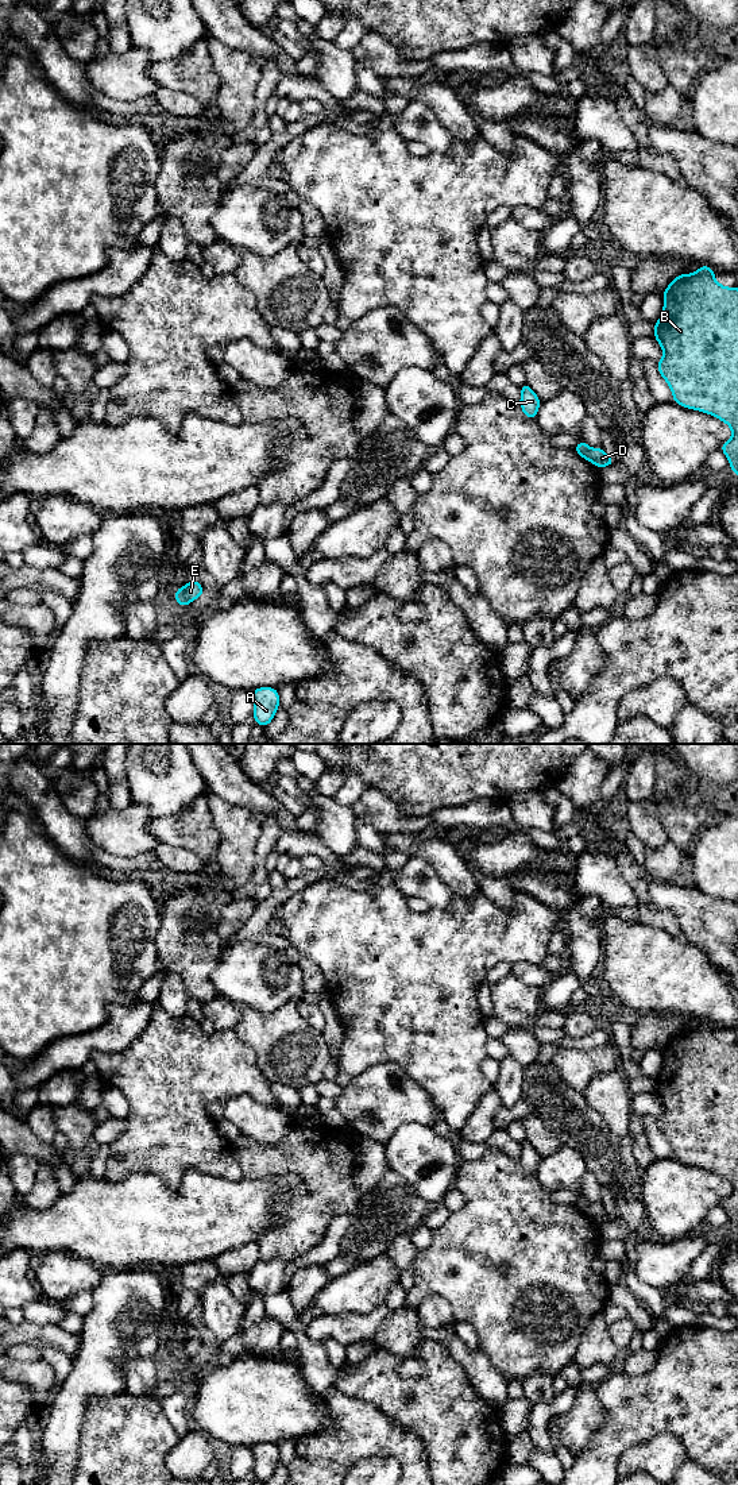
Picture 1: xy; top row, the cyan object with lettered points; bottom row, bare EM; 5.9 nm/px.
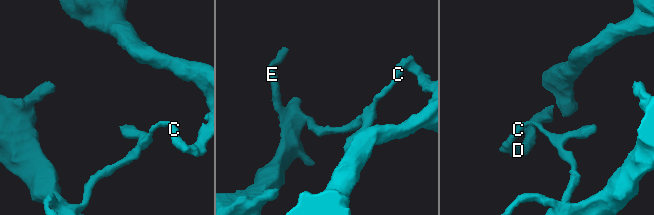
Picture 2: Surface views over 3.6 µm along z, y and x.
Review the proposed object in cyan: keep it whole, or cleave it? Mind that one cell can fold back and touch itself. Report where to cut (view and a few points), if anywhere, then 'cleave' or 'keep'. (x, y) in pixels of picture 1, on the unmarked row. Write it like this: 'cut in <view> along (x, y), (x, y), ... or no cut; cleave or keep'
cut in xy along (588, 1204), (590, 1215); cleave

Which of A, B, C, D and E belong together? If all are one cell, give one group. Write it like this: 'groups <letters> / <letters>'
groups A C E / B D

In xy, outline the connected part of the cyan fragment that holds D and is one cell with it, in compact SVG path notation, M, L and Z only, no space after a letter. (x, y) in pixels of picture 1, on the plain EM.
M590 1204L590 1218L599 1223L611 1222L614 1215L607 1211L603 1204Z

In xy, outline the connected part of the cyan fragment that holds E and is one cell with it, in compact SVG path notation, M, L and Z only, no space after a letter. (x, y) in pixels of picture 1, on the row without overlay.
M190 1335L190 1338L188 1341L185 1341L181 1345L177 1345L174 1353L175 1353L175 1357L177 1357L178 1361L188 1364L188 1361L193 1355L197 1355L202 1350L204 1350L204 1345L202 1345L201 1339L198 1339L194 1335Z

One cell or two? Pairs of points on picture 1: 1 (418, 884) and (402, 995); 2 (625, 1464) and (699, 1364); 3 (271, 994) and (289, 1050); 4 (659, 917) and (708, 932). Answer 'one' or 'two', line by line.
1: two
2: two
3: two
4: two

